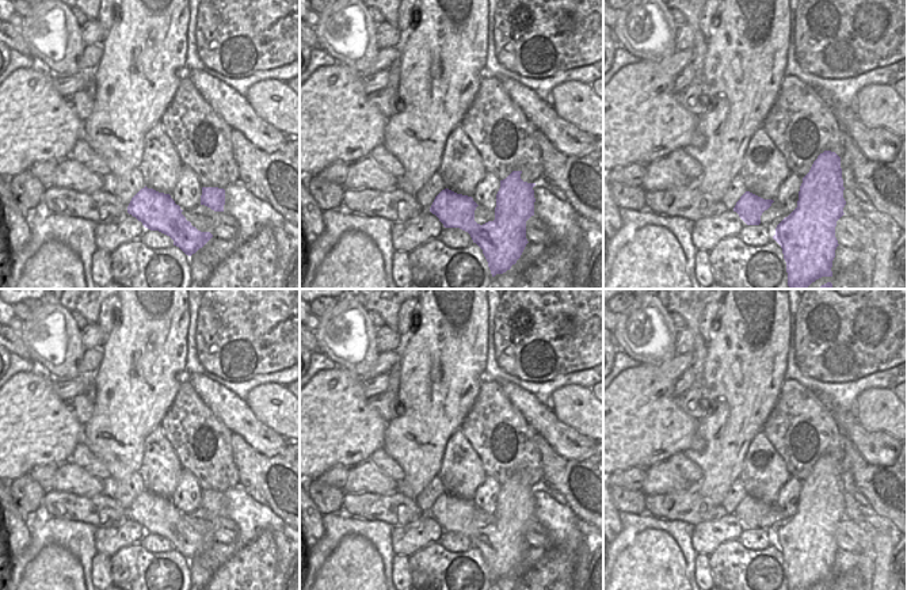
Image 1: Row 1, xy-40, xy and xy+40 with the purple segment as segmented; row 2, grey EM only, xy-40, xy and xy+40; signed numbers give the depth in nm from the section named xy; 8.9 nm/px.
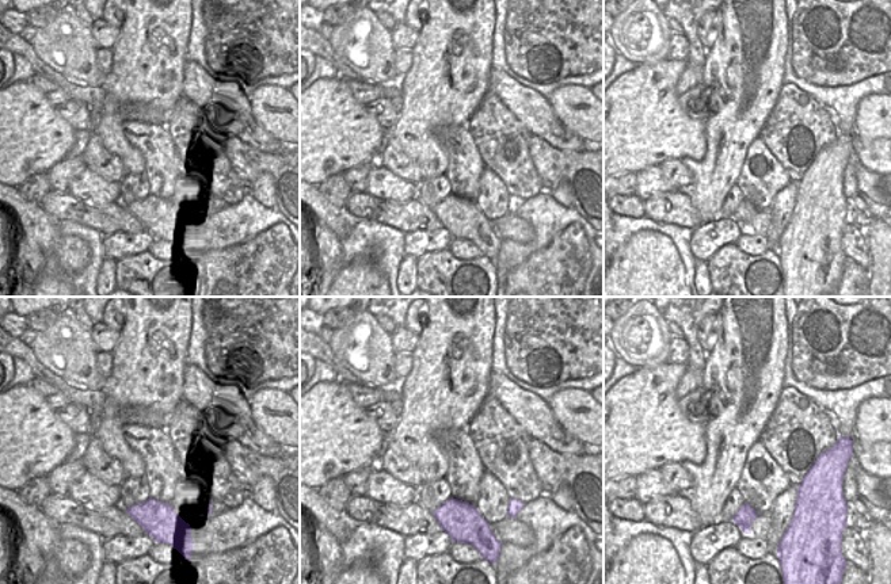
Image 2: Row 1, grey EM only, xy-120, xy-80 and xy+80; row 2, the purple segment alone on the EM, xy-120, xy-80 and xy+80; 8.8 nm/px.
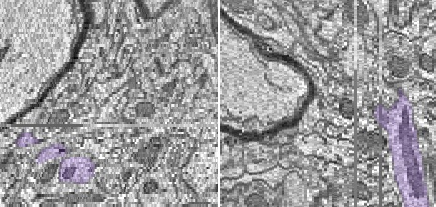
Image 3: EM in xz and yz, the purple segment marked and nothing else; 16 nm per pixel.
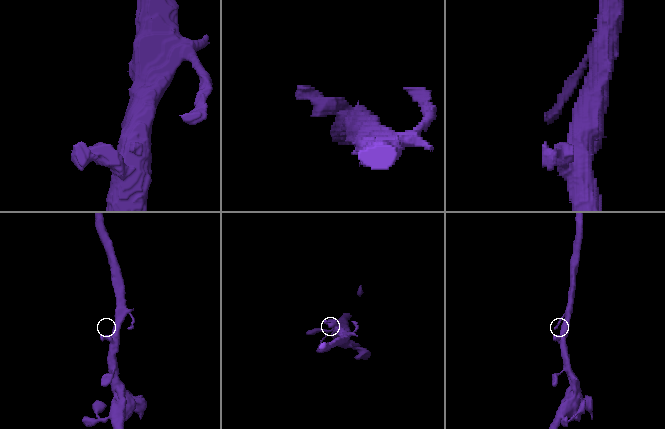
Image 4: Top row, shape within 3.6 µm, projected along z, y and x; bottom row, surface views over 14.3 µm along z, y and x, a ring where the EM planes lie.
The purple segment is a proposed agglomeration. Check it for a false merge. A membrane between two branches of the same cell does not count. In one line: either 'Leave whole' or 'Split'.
Leave whole

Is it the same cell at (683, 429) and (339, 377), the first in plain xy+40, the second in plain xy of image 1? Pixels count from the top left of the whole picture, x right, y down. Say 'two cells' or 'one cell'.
one cell

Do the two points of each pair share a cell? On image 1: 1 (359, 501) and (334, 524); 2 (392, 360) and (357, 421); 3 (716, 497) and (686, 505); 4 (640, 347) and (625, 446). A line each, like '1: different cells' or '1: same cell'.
1: different cells
2: same cell
3: different cells
4: different cells

